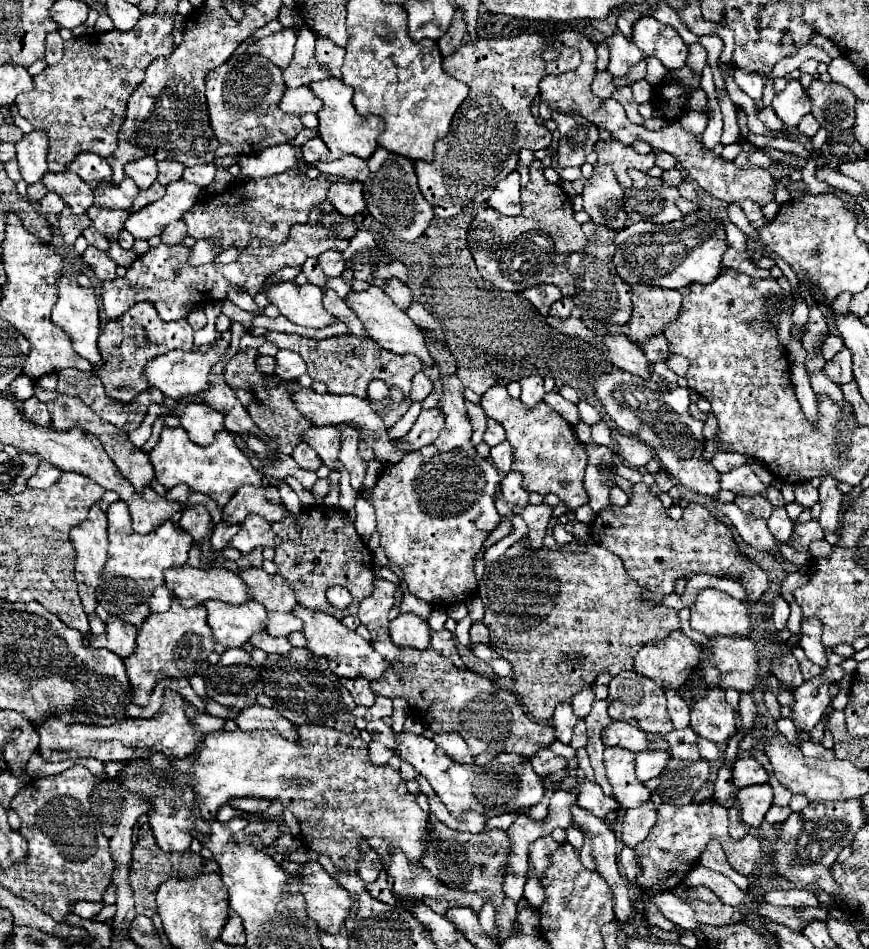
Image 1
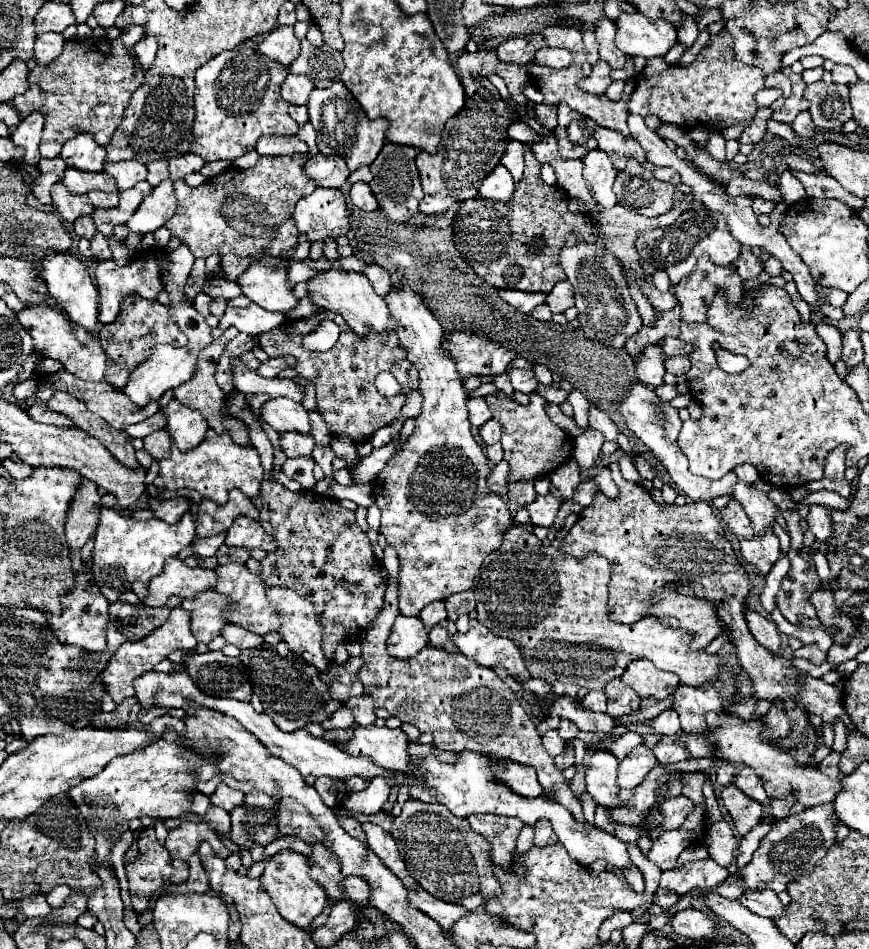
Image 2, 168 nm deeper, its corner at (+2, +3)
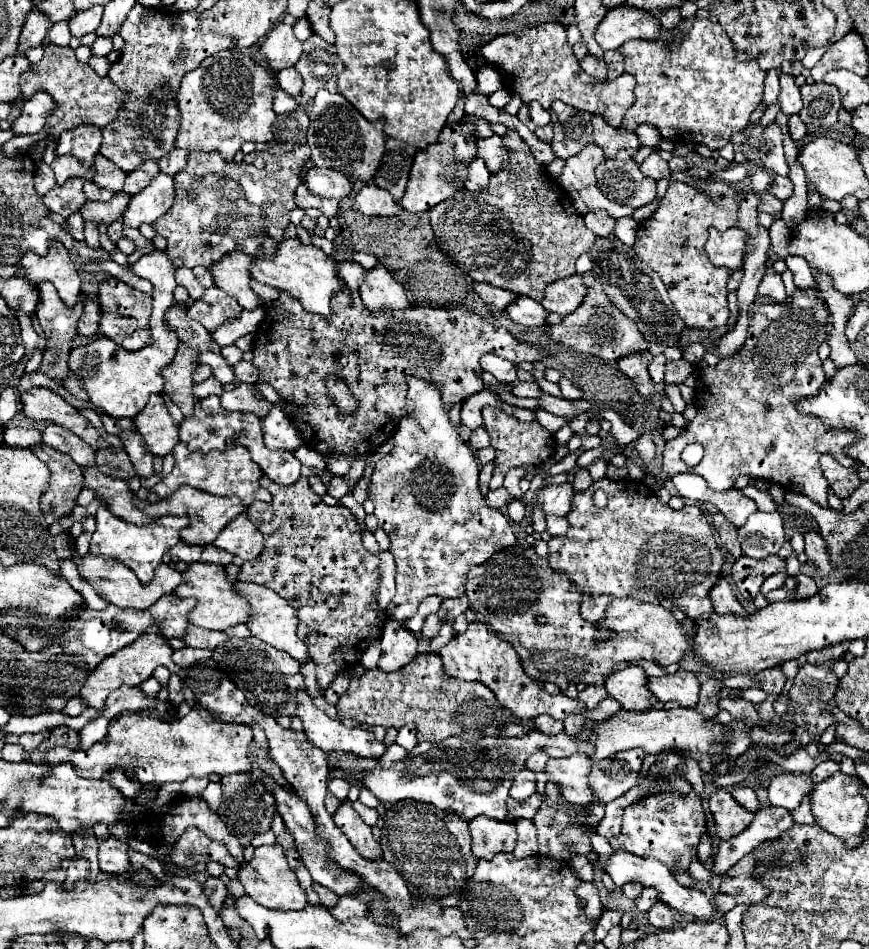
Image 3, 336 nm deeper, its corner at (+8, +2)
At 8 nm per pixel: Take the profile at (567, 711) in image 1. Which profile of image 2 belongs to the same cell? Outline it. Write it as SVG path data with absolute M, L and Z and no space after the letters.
M551 729L551 731L547 731L543 735L543 747L551 757L557 757L557 755L561 755L565 751L565 741L559 737L557 729Z

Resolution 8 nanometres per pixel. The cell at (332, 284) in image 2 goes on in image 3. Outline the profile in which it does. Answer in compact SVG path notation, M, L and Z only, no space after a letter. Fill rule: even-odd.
M269 238L267 242L263 242L261 252L263 252L263 256L255 258L251 276L263 284L269 284L269 286L289 292L293 298L297 298L303 304L303 308L307 312L329 316L331 314L331 298L337 292L347 290L347 286L339 278L339 272L335 270L337 260L333 260L331 256L325 256L315 246L305 246L299 240L283 240L277 244L277 250L275 250L275 242ZM269 254L273 254L273 258L267 258Z

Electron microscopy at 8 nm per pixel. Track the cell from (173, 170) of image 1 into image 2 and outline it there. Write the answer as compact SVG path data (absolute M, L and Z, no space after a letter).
M165 159L163 161L149 161L145 165L147 165L147 181L149 181L149 185L155 187L163 179L169 177L169 173L167 173L167 161Z

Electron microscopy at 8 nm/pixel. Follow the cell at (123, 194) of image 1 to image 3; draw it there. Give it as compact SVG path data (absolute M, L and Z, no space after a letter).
M57 156L51 166L55 172L57 184L67 182L71 176L79 176L79 178L85 178L89 182L93 182L93 178L95 178L95 170L89 170L90 168L79 164L77 158L71 158L71 156Z

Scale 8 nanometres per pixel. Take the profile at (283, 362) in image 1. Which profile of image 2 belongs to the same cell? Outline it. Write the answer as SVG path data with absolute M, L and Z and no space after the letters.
M277 357L277 359L269 359L269 361L261 363L257 373L261 377L277 377L283 369L287 369L291 365L293 365L293 357Z

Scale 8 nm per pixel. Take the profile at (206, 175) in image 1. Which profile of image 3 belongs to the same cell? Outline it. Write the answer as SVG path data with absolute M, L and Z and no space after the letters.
M173 148L169 154L165 154L161 160L157 160L161 172L169 174L169 176L175 176L177 172L181 172L185 166L187 166L187 150L181 150L181 148Z

